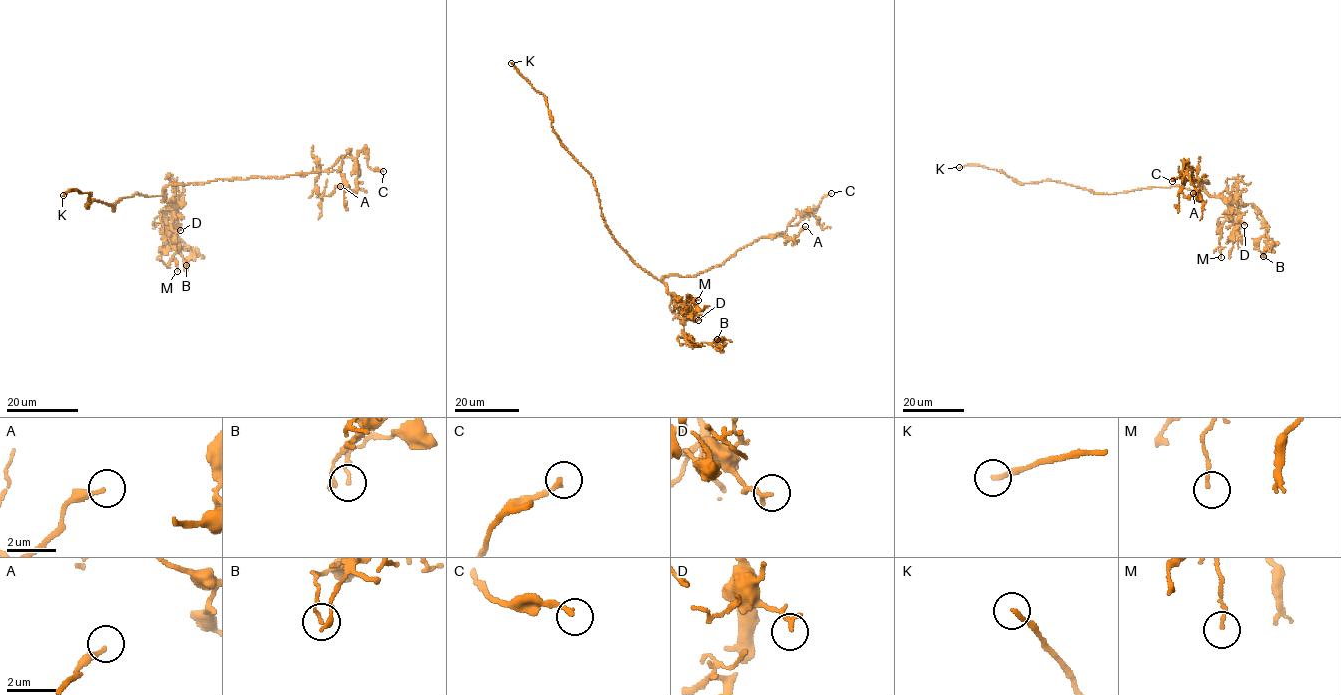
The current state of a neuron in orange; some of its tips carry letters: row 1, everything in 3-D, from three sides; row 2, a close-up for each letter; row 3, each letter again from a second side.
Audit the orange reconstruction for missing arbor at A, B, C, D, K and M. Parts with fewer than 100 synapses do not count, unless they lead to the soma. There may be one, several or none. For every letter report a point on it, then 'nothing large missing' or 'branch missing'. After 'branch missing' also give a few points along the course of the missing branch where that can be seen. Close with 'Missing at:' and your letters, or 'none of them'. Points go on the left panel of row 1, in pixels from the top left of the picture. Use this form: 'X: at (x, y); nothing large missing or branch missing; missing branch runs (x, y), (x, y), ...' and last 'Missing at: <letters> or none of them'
A: at (340, 186); nothing large missing
B: at (186, 265); nothing large missing
C: at (383, 171); nothing large missing
D: at (180, 230); nothing large missing
K: at (63, 195); branch missing; missing branch runs (63, 195), (52, 187), (96, 180), (149, 160), (157, 162)
M: at (177, 271); nothing large missing
Missing at: K

